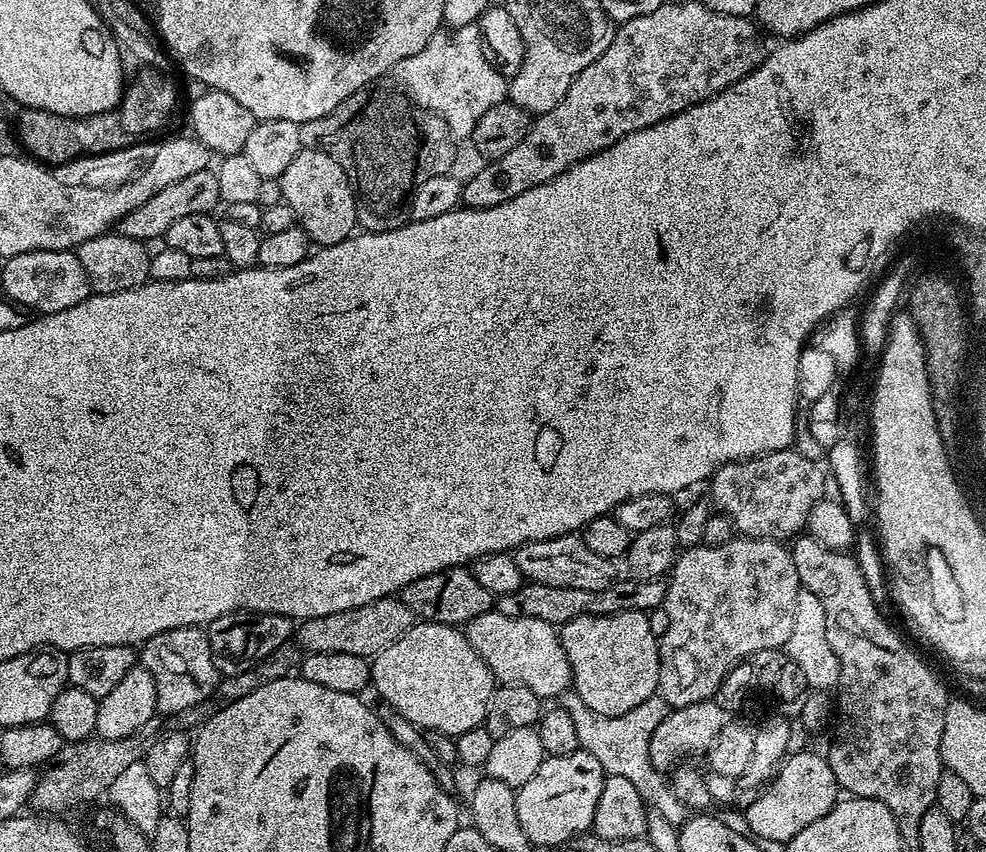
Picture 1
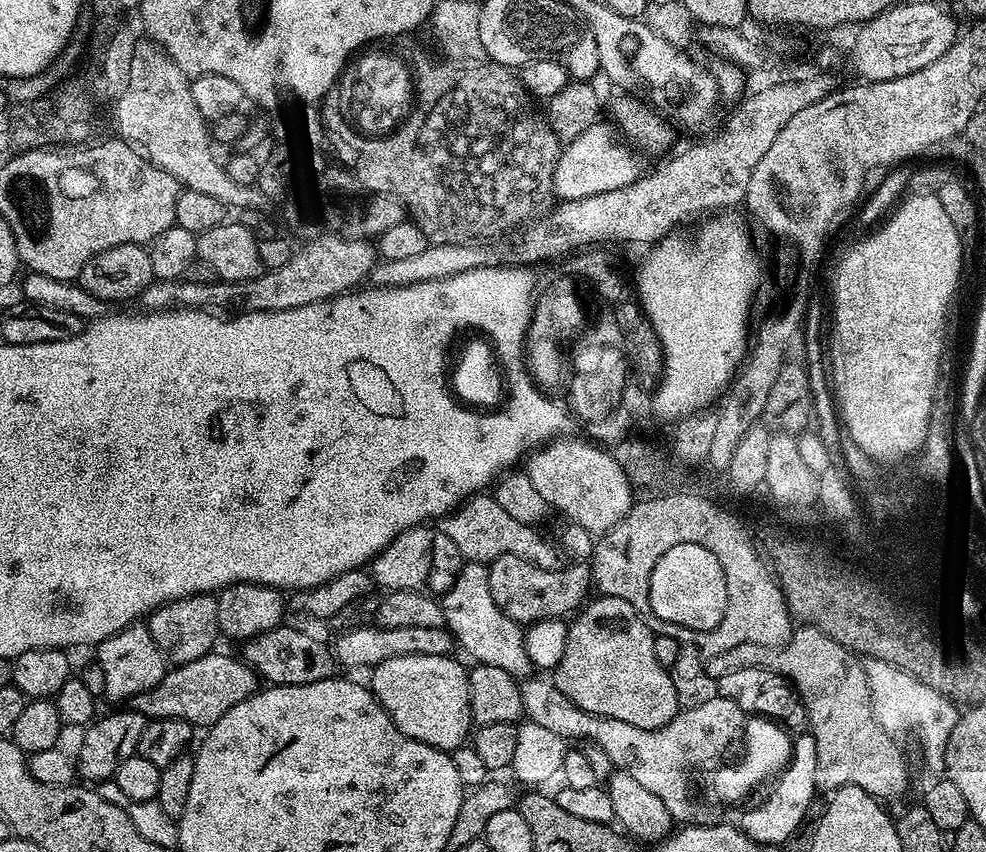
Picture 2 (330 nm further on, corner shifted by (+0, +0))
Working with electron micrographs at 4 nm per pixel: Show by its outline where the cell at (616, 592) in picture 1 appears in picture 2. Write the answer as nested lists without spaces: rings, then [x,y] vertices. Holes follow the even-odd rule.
[[[502,554],[487,565],[490,582],[490,598],[509,618],[521,626],[538,623],[539,620],[558,620],[567,617],[567,612],[575,613],[585,603],[590,592],[590,568],[584,562],[546,570],[534,566],[514,554]]]

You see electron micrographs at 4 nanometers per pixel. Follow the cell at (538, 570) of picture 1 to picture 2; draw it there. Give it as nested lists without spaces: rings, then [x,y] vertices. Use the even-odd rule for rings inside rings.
[[[477,494],[468,497],[463,504],[443,517],[438,524],[442,534],[458,546],[461,557],[473,564],[489,565],[494,558],[502,554],[514,554],[534,566],[542,566],[546,570],[561,567],[561,549],[555,543],[551,544],[533,525],[517,522],[498,506],[498,502],[491,495]]]

